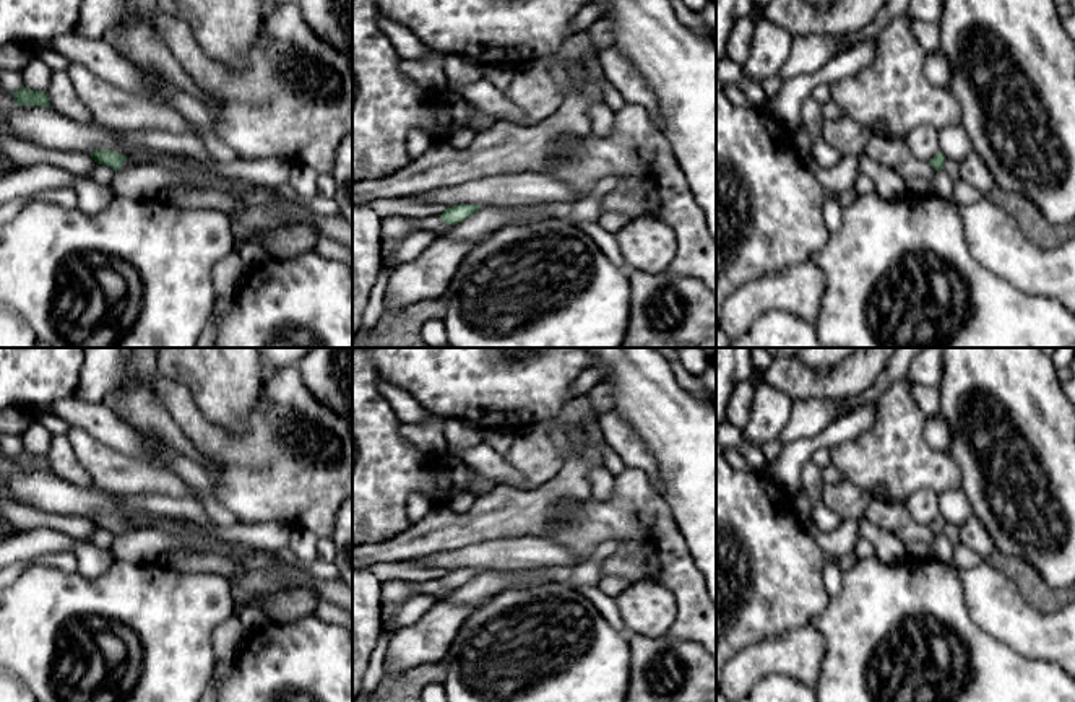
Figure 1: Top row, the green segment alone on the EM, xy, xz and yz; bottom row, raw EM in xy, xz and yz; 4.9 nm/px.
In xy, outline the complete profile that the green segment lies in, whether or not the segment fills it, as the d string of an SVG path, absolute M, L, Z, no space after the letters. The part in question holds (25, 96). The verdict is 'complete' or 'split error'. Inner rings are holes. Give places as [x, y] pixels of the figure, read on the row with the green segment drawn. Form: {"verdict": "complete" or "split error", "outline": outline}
{"verdict": "complete", "outline": "M23 86L19 91L11 93L11 94L19 106L50 107L45 91L32 91Z"}

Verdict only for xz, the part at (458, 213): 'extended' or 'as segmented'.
as segmented

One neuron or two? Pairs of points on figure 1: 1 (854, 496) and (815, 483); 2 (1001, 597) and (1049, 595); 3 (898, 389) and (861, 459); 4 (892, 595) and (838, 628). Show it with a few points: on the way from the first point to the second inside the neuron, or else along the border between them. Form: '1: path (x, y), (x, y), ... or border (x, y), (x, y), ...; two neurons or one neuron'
1: border (822, 485), (822, 501), (845, 519); two neurons
2: border (996, 569), (1040, 611), (1057, 611); two neurons
3: path (897, 407), (897, 423), (879, 441); one neuron
4: path (879, 608), (863, 624), (851, 624); one neuron

